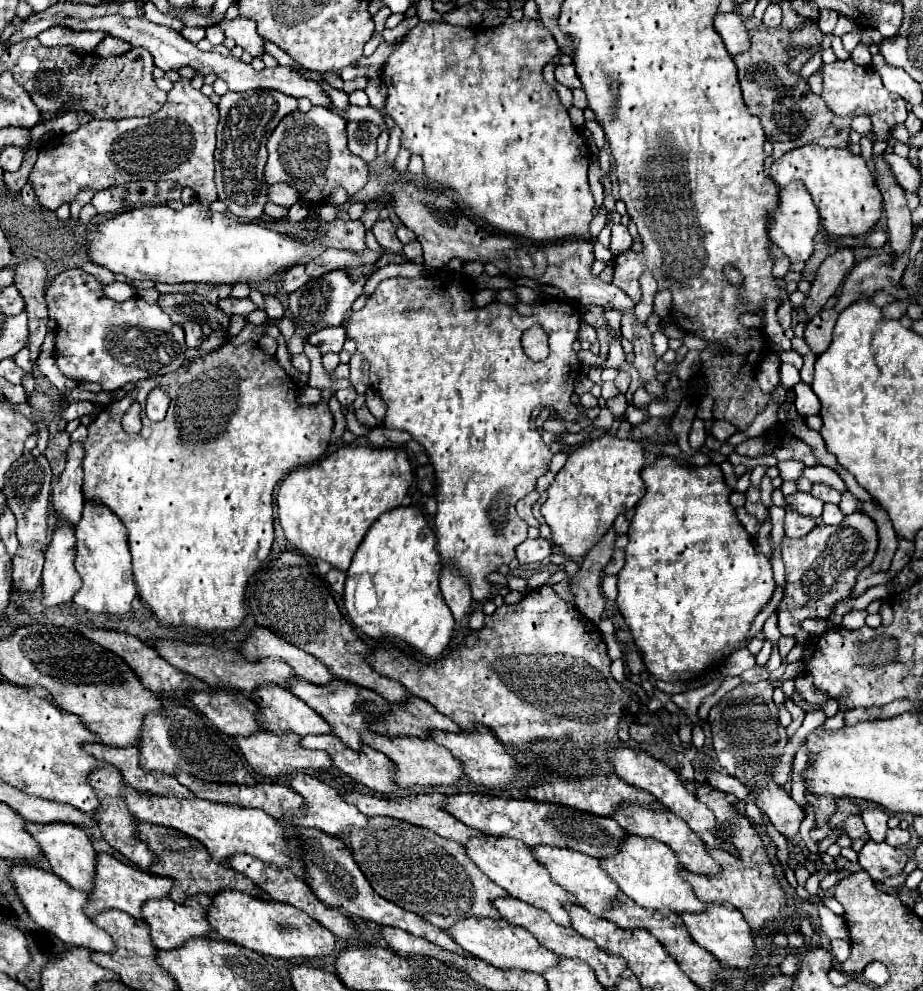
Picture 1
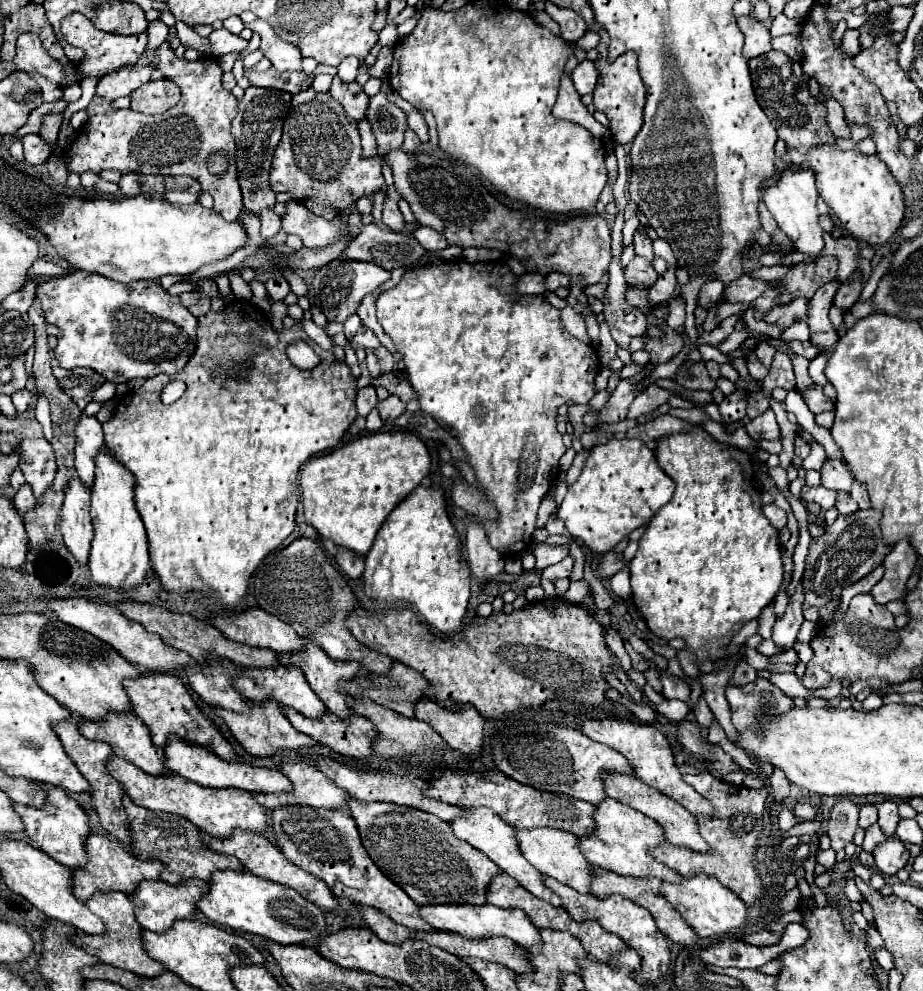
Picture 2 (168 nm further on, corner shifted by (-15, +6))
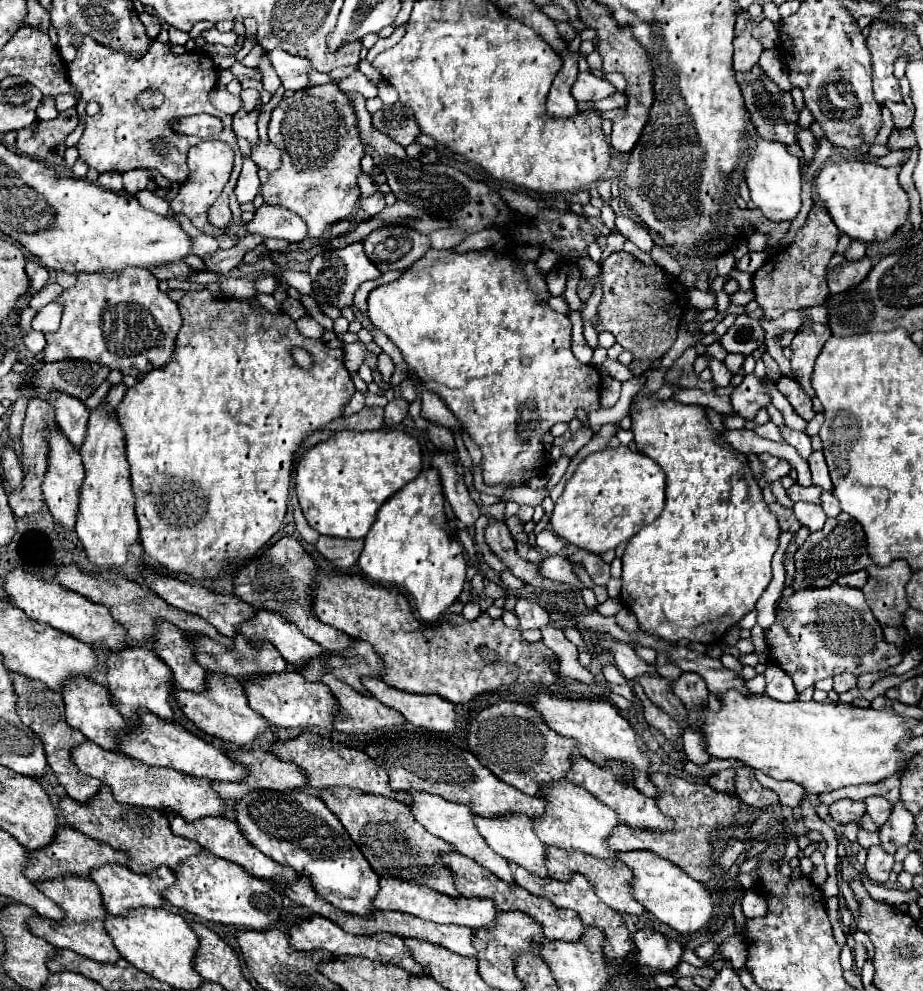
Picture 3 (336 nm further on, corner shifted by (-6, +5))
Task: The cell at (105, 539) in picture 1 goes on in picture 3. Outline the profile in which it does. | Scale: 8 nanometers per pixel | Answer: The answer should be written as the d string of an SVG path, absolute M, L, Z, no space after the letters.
M102 407L90 411L88 435L80 447L80 457L86 477L80 487L76 535L84 545L84 553L92 565L102 569L122 567L128 561L130 547L138 541L138 521L134 513L134 491L124 453L124 433L116 423L114 413L108 415Z

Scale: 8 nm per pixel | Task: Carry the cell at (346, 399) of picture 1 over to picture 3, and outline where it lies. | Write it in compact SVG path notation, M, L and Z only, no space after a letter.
M356 391L356 393L354 393L354 397L350 399L350 403L346 405L344 415L346 415L346 417L350 417L350 415L358 413L360 409L364 409L364 393L362 393L362 391Z

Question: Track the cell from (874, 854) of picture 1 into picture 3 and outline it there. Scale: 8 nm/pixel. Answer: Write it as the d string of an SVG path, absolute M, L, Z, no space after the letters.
M874 845L868 849L868 859L864 869L872 881L884 883L888 879L888 873L892 871L892 865L894 865L894 857L886 853L880 845Z

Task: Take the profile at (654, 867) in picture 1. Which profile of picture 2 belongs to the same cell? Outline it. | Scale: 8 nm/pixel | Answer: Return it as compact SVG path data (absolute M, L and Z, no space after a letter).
M605 798L603 802L599 802L595 806L593 816L595 816L593 832L589 832L589 836L577 838L583 856L591 860L591 864L619 872L621 876L655 876L659 880L671 880L671 882L681 880L679 872L667 868L665 864L657 862L647 854L647 848L655 848L663 842L663 832L659 824L655 824L651 818L613 798Z

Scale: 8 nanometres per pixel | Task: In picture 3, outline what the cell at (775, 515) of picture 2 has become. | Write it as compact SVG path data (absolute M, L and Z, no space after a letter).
M772 503L770 505L770 511L776 515L776 519L778 519L778 523L780 523L780 529L782 531L798 531L800 529L800 523L796 521L796 517L794 517L794 511L792 509L786 509L786 507L782 507L780 503Z

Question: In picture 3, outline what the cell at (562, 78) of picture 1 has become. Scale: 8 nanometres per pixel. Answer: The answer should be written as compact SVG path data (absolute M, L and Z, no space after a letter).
M578 73L578 79L572 87L572 97L576 101L598 101L614 93L614 85L608 83L604 77L596 77L592 73Z

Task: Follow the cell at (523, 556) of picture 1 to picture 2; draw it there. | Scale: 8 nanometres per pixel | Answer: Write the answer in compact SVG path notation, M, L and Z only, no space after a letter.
M535 544L535 548L533 548L533 554L535 554L535 558L537 558L537 570L545 570L547 566L553 566L553 564L557 564L557 562L561 562L567 554L569 554L569 550L567 550L567 546L563 544L563 546L551 546L551 544Z

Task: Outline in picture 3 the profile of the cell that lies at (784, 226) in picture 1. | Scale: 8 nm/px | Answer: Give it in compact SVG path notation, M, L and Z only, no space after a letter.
M756 141L750 145L750 161L746 165L746 183L756 207L764 213L766 219L794 219L800 211L802 199L802 173L798 157L790 155L782 143L776 141Z

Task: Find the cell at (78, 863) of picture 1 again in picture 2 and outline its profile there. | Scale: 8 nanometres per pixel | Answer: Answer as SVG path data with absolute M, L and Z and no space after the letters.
M41 784L45 796L45 802L41 808L33 808L33 806L23 806L23 804L13 804L15 812L19 814L19 818L23 820L25 826L25 838L37 846L39 850L43 850L45 854L49 854L53 860L57 860L59 864L67 866L67 868L77 868L87 864L87 852L85 852L85 838L89 836L89 824L87 824L87 814L83 812L83 808L69 798L59 786L51 786L51 784Z

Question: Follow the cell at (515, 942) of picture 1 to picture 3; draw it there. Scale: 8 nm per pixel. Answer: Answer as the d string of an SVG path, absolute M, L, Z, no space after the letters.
M382 877L380 879L380 891L374 899L374 905L376 905L376 909L382 909L382 911L400 911L400 913L416 915L416 917L426 919L426 921L454 923L454 925L464 925L464 927L470 927L470 929L490 927L498 919L498 909L494 905L494 901L490 901L490 899L442 897L442 893L434 893L432 889L426 889L422 885L408 883L408 881L398 881L398 879L392 879L392 877Z

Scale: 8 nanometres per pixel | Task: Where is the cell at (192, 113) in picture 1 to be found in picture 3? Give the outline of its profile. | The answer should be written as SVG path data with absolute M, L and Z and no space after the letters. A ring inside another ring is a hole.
M78 37L76 39L76 59L68 65L68 79L70 85L80 91L80 101L76 105L80 121L86 123L86 129L82 133L82 139L78 141L78 153L80 159L104 173L104 171L130 171L130 169L158 169L168 181L174 183L184 183L188 179L188 167L186 167L186 153L190 147L198 145L202 139L192 137L192 135L182 135L176 133L170 127L172 119L188 117L188 115L198 115L198 113L208 113L216 115L224 123L224 131L218 135L224 143L228 143L236 155L234 161L234 171L230 175L230 185L224 187L208 211L208 221L216 229L226 229L232 213L228 209L228 197L236 187L236 179L240 175L242 167L242 153L236 143L236 135L230 127L232 115L226 115L218 111L208 95L214 89L218 81L218 69L212 63L212 59L204 53L184 53L176 55L170 51L168 43L152 41L150 49L142 55L136 57L132 53L118 53L92 37ZM142 89L160 89L164 93L164 103L158 109L142 109L134 103L136 93ZM88 101L98 101L100 103L100 113L94 117L88 117L84 107Z

